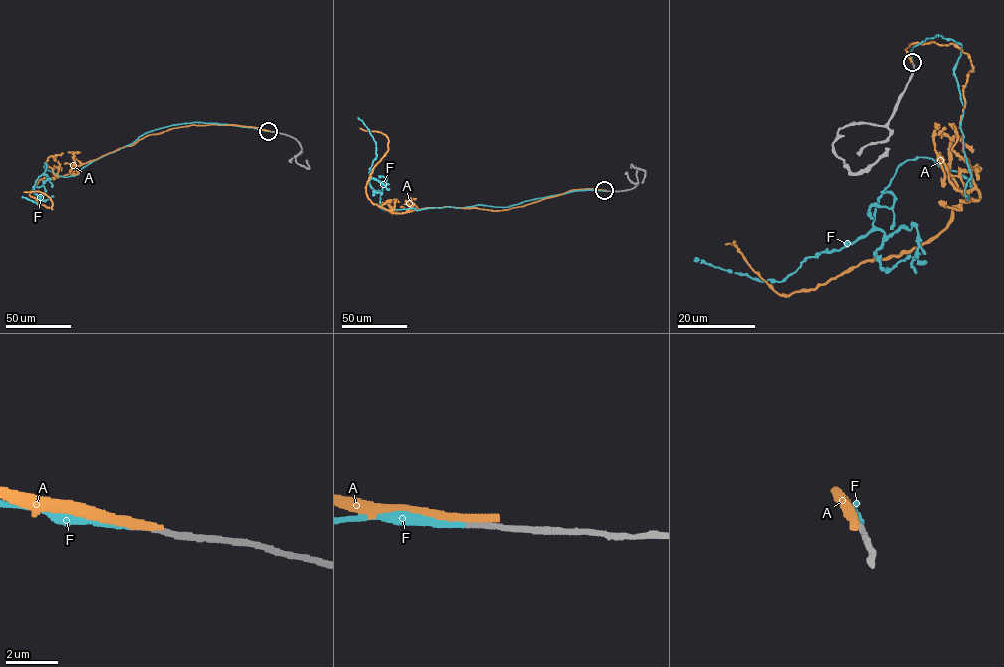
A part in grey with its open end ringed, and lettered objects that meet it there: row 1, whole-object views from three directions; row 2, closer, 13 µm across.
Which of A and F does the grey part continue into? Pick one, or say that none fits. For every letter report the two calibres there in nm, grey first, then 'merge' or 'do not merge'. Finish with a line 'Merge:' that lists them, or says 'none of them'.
A: calibres 260 and 400 nm; do not merge
F: calibres 220 and 200 nm; merge
Merge: F

